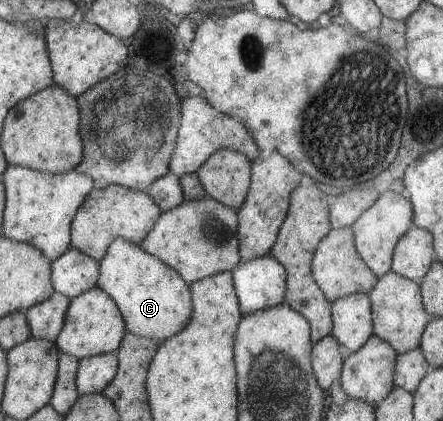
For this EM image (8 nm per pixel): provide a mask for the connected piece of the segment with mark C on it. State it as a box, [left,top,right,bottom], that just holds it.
[99,237,191,343]

